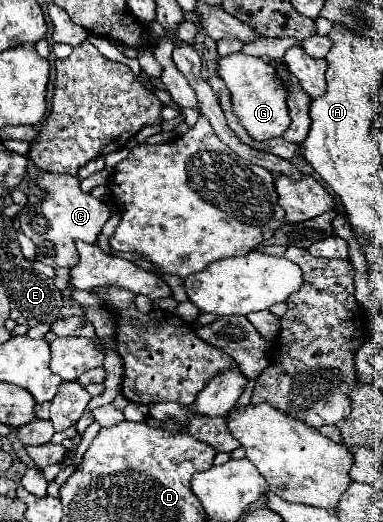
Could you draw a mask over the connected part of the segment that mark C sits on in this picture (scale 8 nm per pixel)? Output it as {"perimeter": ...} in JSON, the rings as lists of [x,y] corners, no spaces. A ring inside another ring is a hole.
{"perimeter":[[[40,172],[36,176],[36,186],[44,192],[44,200],[28,212],[18,216],[18,224],[22,232],[36,244],[36,254],[42,264],[50,266],[74,266],[78,262],[76,240],[84,240],[94,244],[96,236],[100,234],[102,226],[110,218],[108,206],[94,198],[90,192],[80,188],[80,178],[70,174],[54,174],[54,172]]]}

